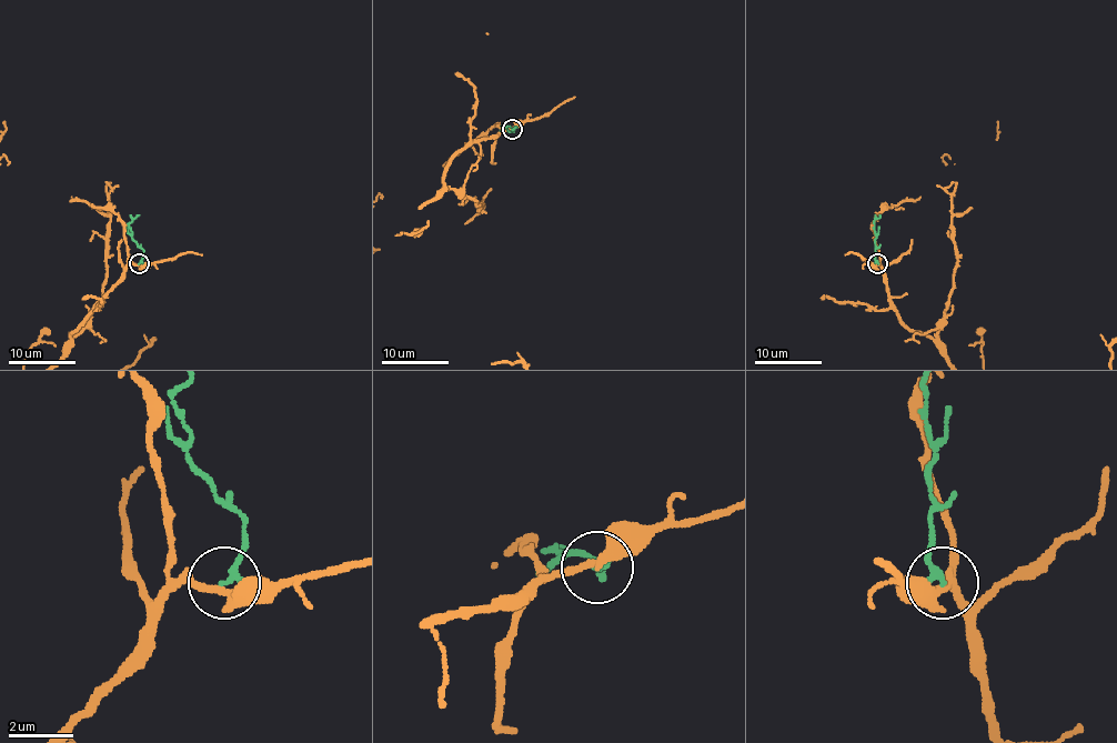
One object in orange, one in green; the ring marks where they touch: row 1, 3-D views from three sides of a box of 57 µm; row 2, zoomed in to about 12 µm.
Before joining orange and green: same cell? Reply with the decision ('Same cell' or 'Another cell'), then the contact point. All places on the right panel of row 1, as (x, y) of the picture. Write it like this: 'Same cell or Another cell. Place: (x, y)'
Another cell. Place: (877, 263)

